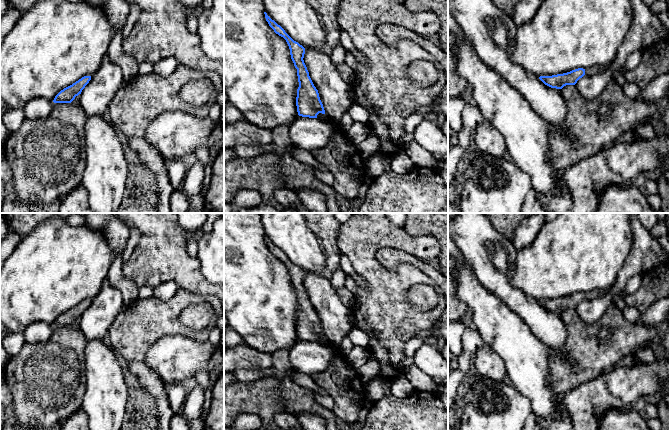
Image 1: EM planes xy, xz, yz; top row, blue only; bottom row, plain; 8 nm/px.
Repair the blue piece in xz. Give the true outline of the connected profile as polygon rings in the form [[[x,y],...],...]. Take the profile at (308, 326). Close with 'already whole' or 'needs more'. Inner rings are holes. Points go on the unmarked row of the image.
[[[264,236],[266,245],[276,258],[283,261],[290,273],[291,283],[297,293],[299,311],[297,313],[296,330],[299,340],[317,342],[319,337],[325,338],[318,314],[314,310],[304,287],[305,272],[294,265],[285,254]]] | already whole

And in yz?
[[[592,291],[588,293],[578,292],[567,297],[552,300],[540,300],[539,303],[547,310],[556,313],[562,313],[566,309],[575,309],[584,299],[593,299],[606,293],[603,291]]] | needs more

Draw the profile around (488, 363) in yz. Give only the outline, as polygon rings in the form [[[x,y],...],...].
[[[484,344],[475,354],[477,374],[482,378],[502,381],[507,378],[503,359],[487,344]]]

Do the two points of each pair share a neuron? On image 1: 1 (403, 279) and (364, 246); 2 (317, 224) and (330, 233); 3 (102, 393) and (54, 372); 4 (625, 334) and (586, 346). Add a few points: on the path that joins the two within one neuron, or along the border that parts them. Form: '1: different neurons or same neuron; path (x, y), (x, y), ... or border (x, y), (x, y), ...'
1: same neuron; path (390, 279), (385, 279), (365, 259)
2: same neuron; path (320, 224), (327, 230)
3: different neurons; border (84, 363), (85, 393), (79, 408)
4: same neuron; path (615, 344), (612, 347), (596, 347)

